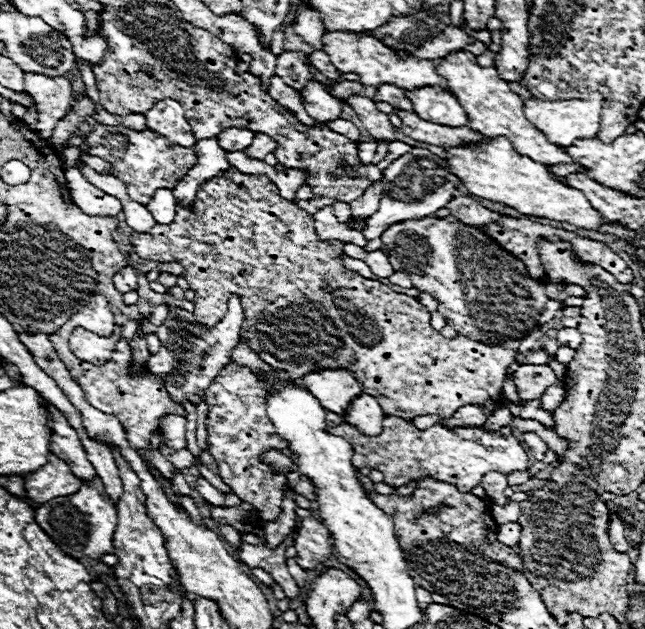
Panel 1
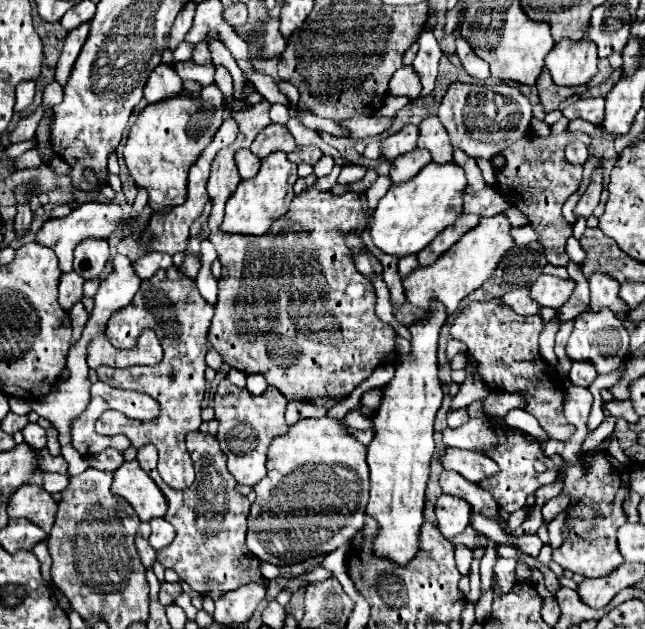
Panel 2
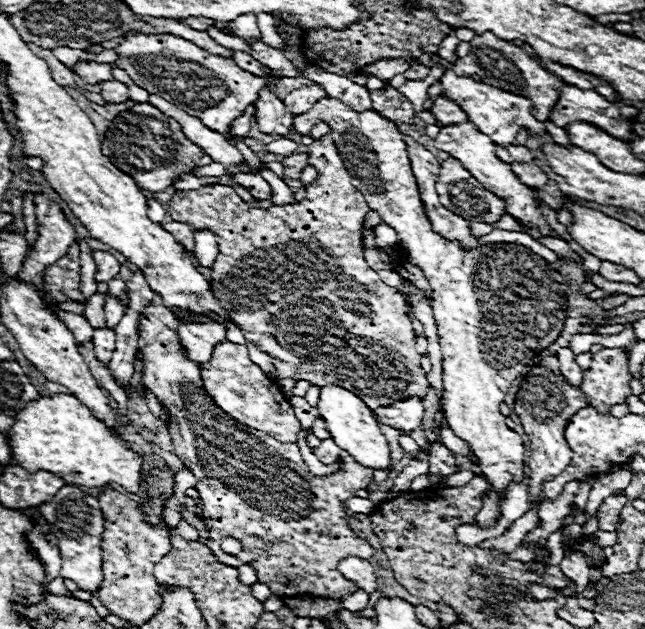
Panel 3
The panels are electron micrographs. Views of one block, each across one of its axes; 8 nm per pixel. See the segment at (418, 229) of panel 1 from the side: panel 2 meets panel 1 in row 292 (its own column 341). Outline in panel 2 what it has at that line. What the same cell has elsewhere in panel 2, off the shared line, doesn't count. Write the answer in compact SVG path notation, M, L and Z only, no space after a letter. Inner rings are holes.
M306 418L296 422L286 436L272 440L266 460L268 474L262 478L254 492L258 494L248 522L246 544L252 554L262 562L286 562L292 556L322 556L332 550L350 544L352 536L364 526L364 510L368 502L368 464L366 446L356 438L346 434L338 420L334 418ZM270 516L304 516L304 522L270 522Z

